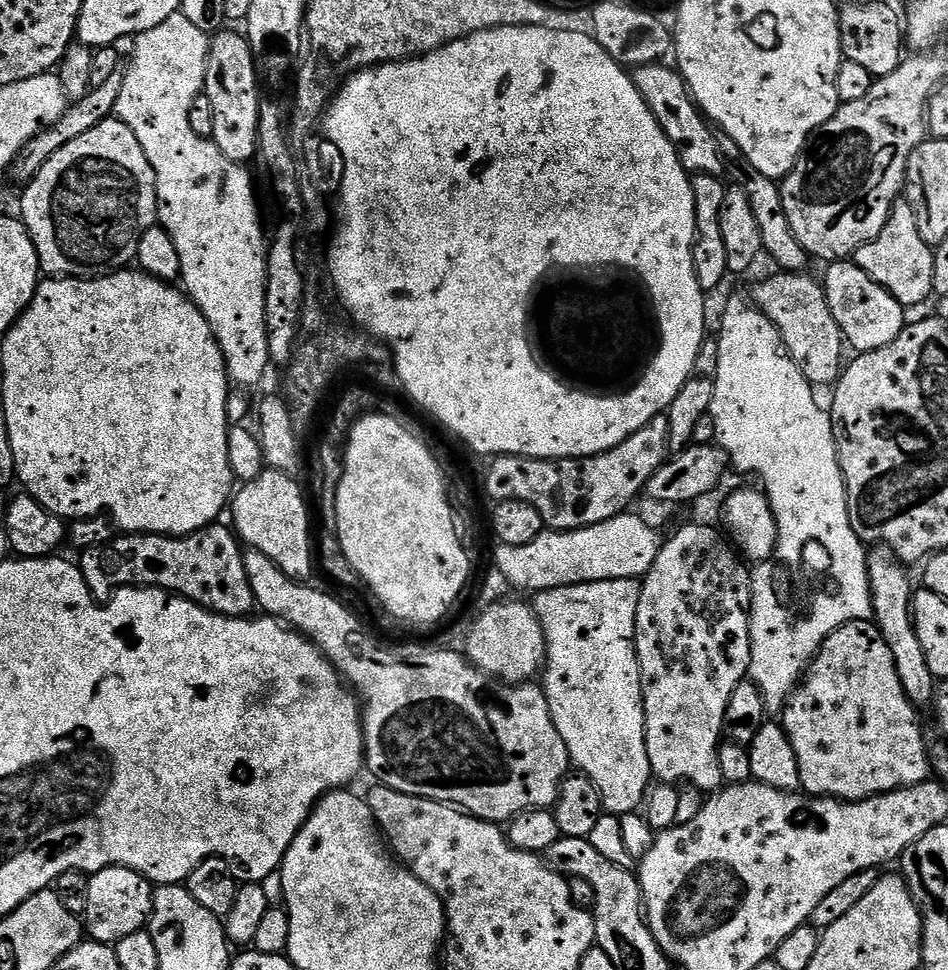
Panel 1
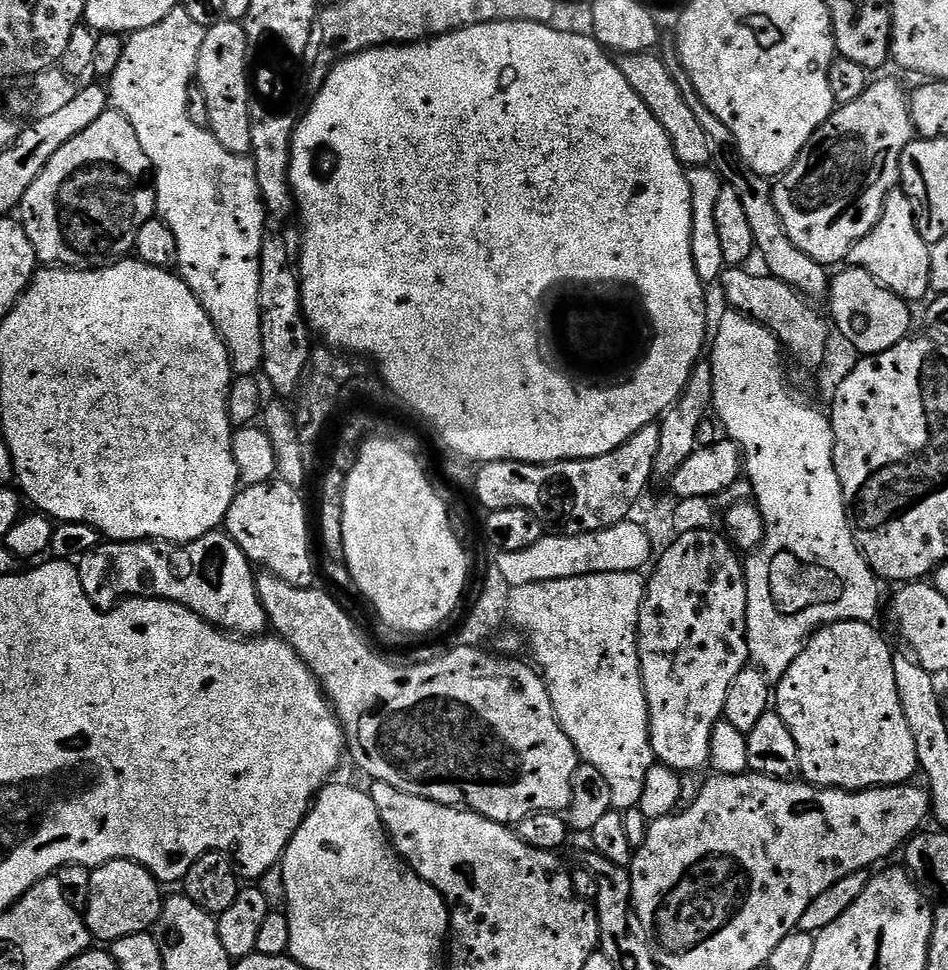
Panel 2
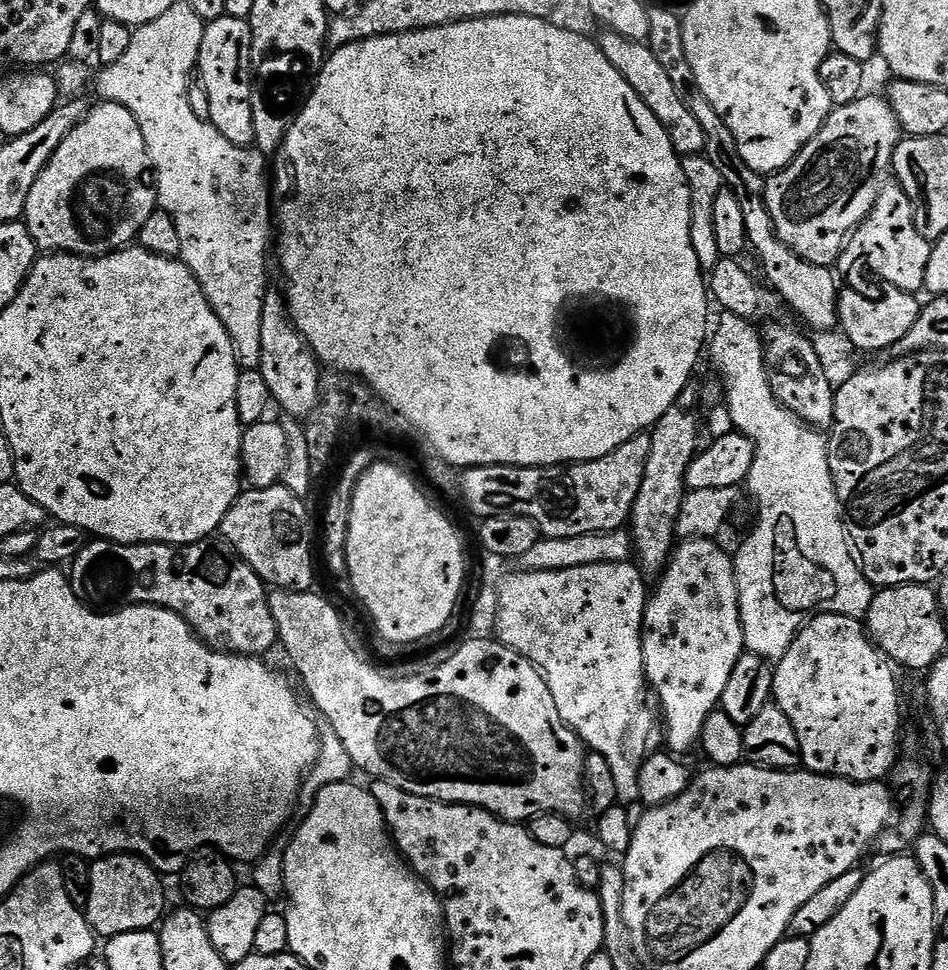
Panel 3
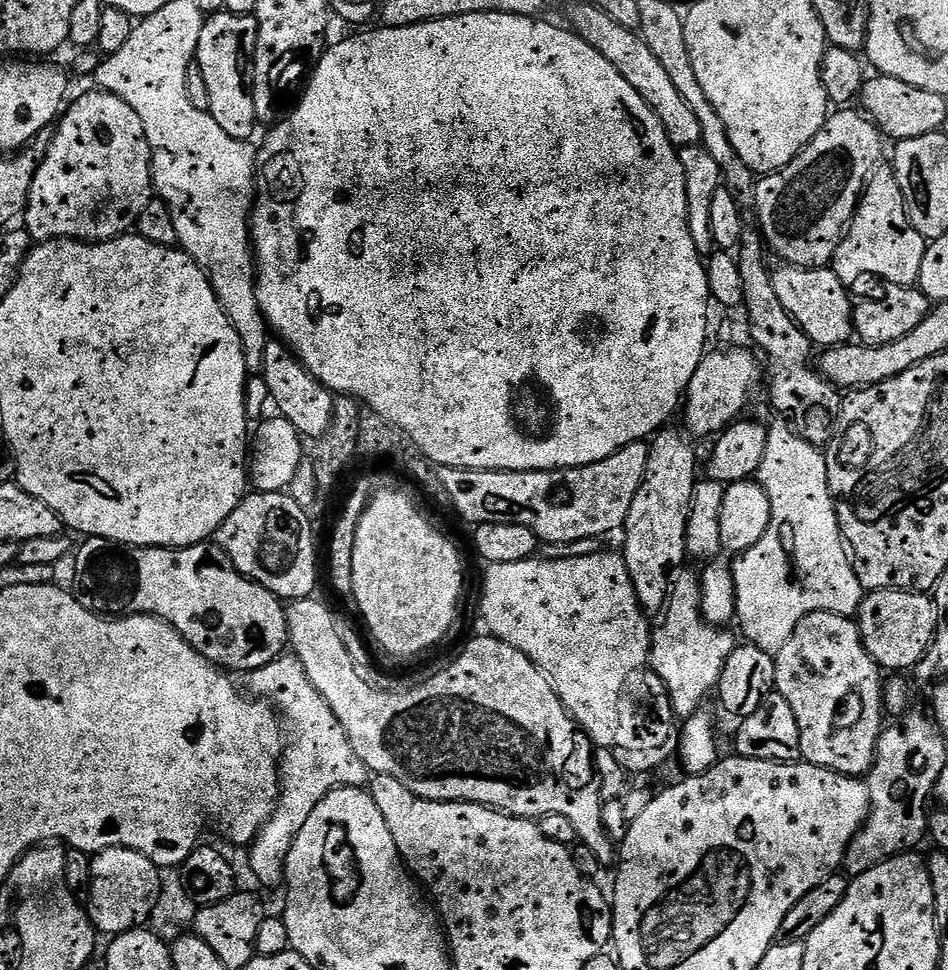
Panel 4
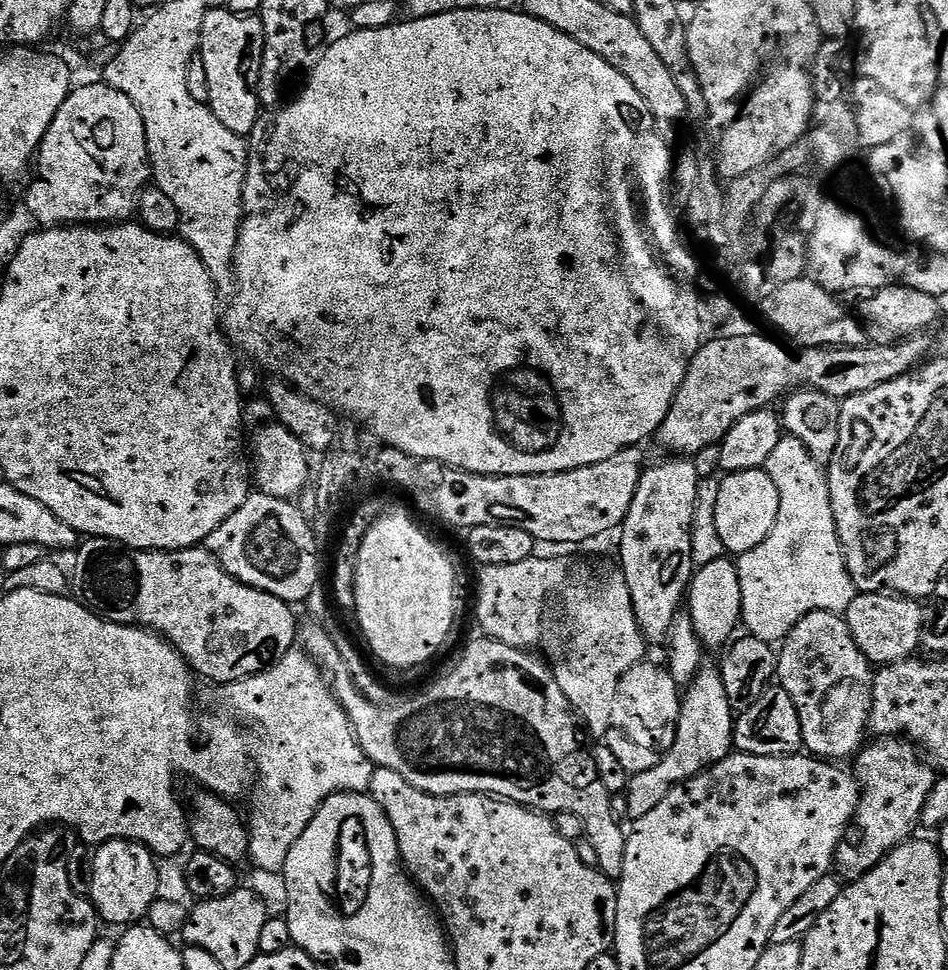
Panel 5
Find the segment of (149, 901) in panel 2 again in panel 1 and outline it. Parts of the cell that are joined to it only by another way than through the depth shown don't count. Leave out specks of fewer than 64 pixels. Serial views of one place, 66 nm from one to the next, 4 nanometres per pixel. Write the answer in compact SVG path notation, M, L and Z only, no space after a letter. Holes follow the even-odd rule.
M113 866L103 868L88 876L90 894L82 917L83 927L93 941L98 944L115 946L129 934L145 931L148 919L152 917L152 893L154 885L142 874L129 868Z

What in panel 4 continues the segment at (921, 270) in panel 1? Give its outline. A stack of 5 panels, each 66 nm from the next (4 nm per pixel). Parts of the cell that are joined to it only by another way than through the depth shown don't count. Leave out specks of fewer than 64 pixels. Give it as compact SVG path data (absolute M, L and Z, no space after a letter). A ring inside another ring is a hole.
M888 178L885 184L876 183L869 183L865 188L860 207L852 217L844 239L836 247L836 257L830 267L845 286L852 286L859 276L877 276L880 280L889 280L887 283L892 286L915 285L929 241L914 230L904 207L904 195L895 179Z

